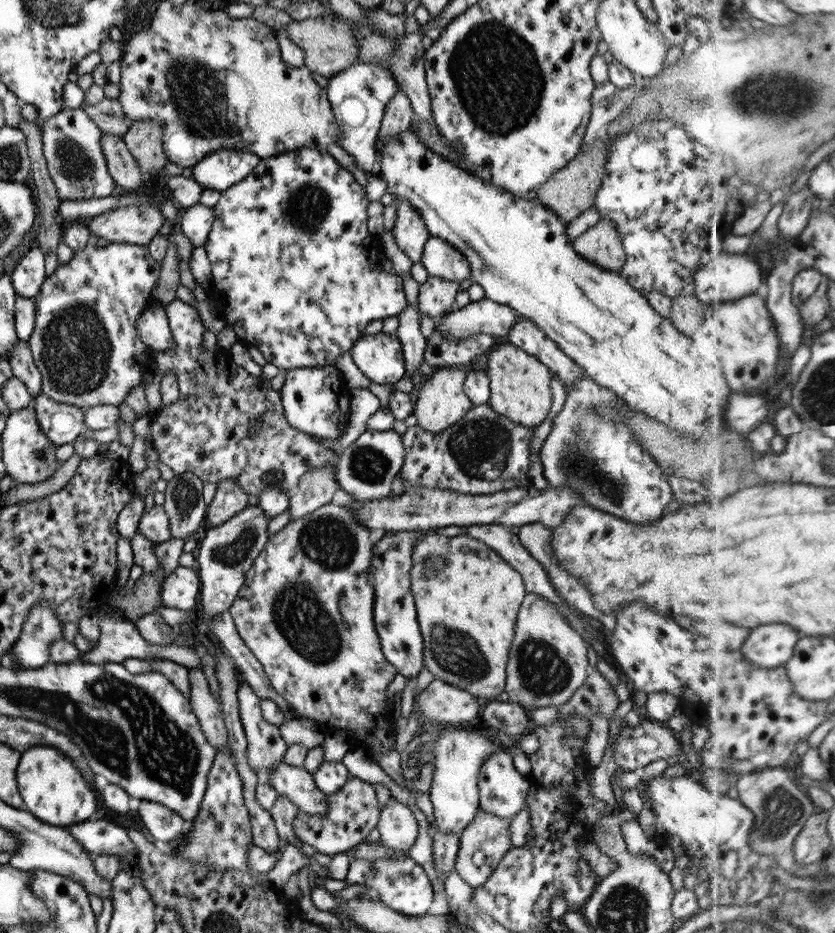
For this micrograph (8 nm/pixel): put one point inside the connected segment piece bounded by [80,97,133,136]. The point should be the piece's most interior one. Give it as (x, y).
(107, 114)

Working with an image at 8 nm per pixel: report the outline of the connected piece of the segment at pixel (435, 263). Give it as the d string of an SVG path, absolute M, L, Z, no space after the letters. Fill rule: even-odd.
M429 238L424 246L421 263L429 276L458 283L462 280L471 280L472 273L468 260L462 256L462 252L441 238Z

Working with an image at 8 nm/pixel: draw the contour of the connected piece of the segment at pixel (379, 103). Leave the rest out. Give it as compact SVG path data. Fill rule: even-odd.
M362 61L328 79L327 97L340 130L340 147L354 158L357 168L366 175L379 175L381 160L375 148L376 138L380 132L386 105L399 91L399 85L384 65Z

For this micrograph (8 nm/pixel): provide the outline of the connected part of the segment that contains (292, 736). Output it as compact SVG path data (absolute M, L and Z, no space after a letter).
M296 718L285 721L279 732L287 746L301 744L310 749L321 746L325 740L325 736L318 730L318 724L310 719Z

